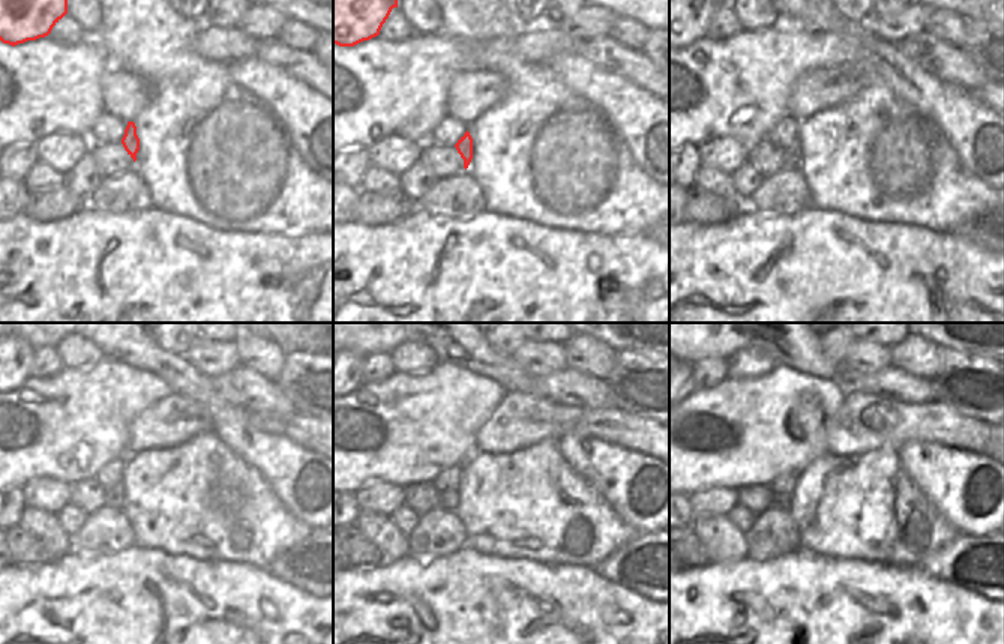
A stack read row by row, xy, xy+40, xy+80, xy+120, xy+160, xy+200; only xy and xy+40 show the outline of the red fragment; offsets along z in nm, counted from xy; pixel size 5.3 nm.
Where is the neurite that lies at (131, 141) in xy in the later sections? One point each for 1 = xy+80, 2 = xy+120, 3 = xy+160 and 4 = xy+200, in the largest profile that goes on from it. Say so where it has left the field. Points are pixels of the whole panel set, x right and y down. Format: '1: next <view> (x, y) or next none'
1: next xy+80 (791, 153)
2: next xy+120 (116, 494)
3: next xy+160 (449, 499)
4: next xy+200 (782, 502)

